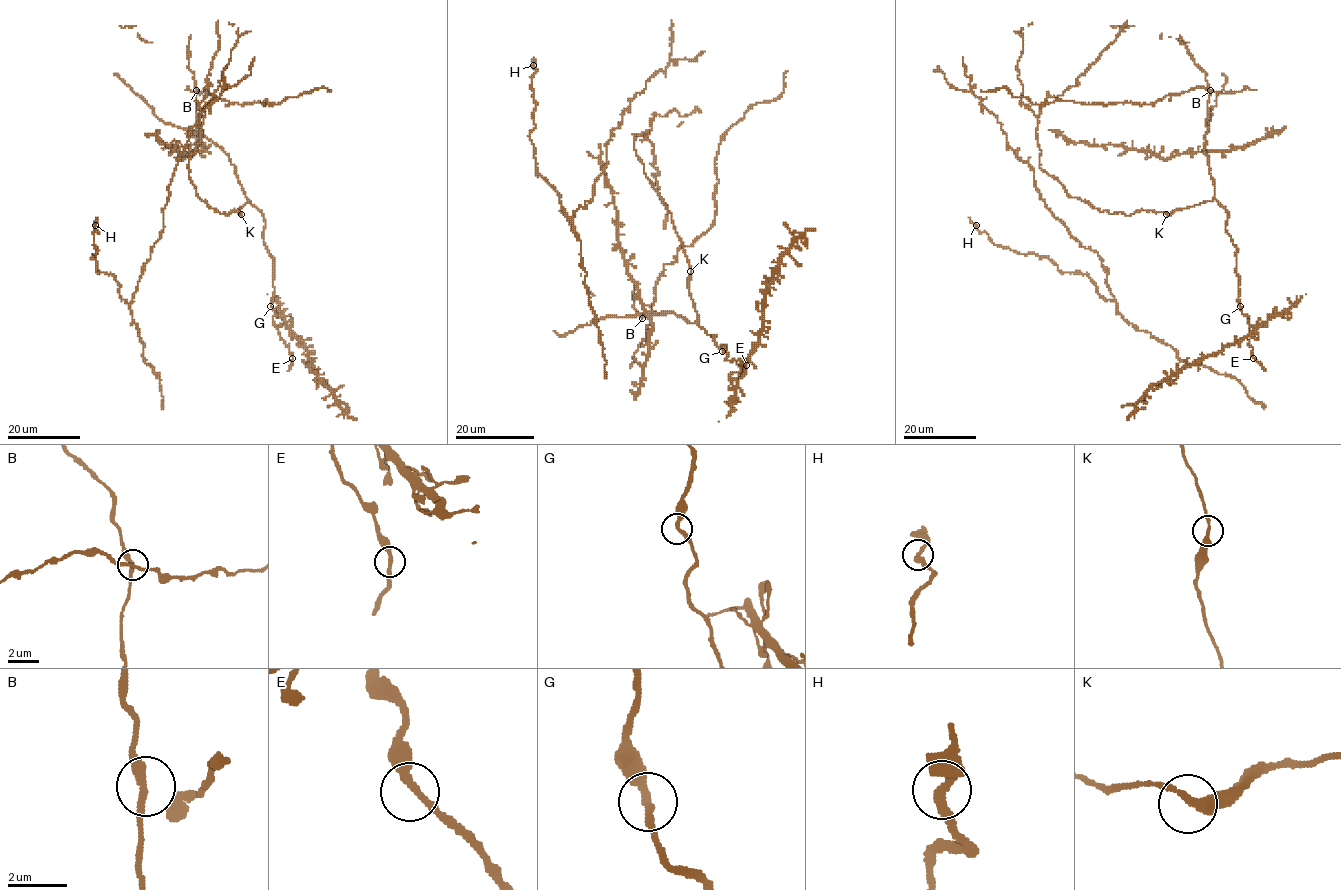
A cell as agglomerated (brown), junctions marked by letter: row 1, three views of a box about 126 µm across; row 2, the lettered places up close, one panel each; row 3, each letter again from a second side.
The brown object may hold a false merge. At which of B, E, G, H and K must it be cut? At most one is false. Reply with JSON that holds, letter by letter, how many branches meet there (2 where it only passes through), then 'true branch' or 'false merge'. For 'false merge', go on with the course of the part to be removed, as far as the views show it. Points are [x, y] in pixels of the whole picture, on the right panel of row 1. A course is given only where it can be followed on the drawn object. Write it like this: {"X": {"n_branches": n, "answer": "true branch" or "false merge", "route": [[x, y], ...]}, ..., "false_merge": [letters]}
{"B": {"n_branches": 2, "answer": "true branch"}, "E": {"n_branches": 2, "answer": "true branch"}, "G": {"n_branches": 2, "answer": "true branch"}, "H": {"n_branches": 2, "answer": "true branch"}, "K": {"n_branches": 2, "answer": "true branch"}, "false_merge": []}

